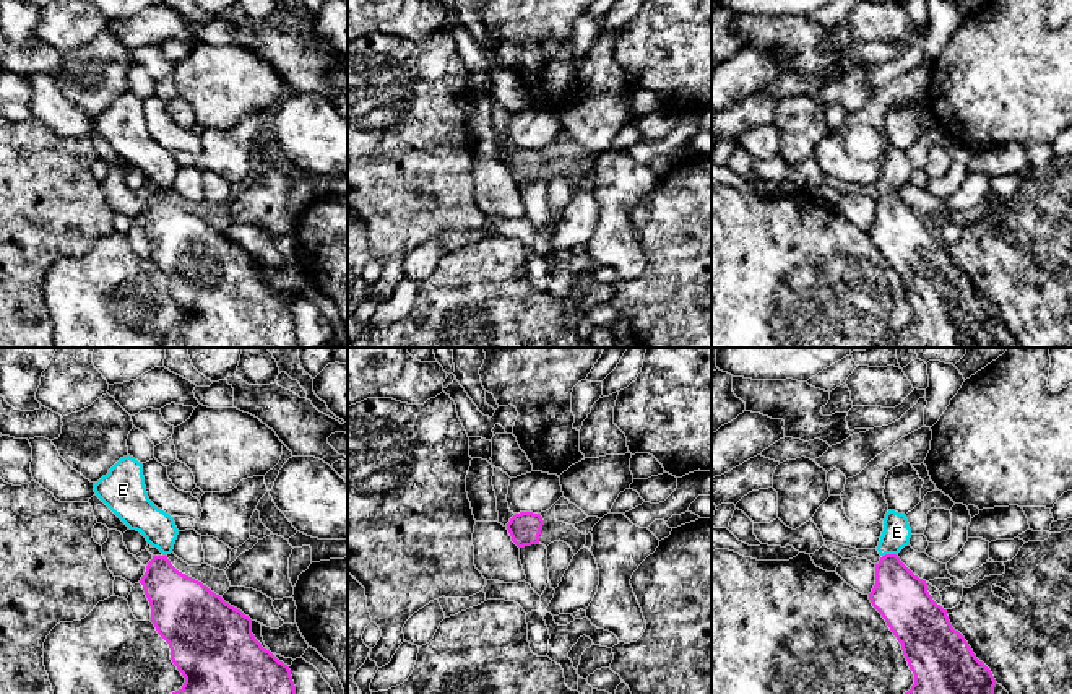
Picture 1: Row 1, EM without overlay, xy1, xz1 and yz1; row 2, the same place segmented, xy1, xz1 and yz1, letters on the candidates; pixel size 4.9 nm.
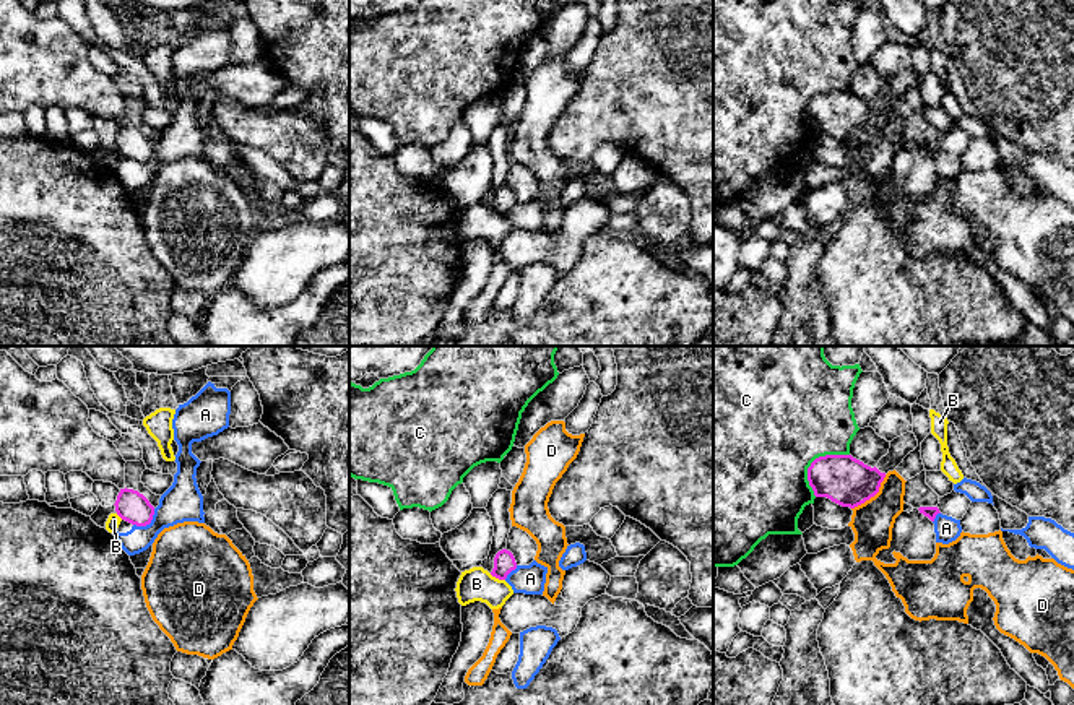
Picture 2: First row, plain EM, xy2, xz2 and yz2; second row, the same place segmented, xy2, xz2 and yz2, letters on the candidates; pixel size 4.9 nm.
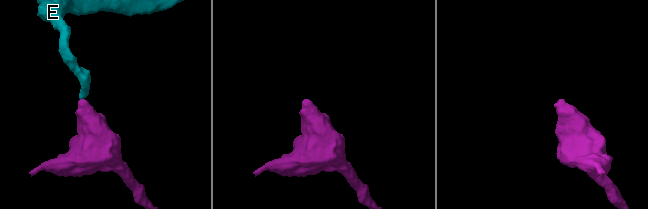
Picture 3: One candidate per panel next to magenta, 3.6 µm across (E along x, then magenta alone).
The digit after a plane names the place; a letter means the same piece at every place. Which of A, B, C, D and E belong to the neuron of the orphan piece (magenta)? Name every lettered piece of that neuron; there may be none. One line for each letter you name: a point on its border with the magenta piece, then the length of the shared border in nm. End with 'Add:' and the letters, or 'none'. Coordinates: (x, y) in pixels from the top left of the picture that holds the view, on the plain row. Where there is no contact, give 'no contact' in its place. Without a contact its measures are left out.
E: meets magenta in yz1 at (889, 190); contact 70 nm long
Add: E

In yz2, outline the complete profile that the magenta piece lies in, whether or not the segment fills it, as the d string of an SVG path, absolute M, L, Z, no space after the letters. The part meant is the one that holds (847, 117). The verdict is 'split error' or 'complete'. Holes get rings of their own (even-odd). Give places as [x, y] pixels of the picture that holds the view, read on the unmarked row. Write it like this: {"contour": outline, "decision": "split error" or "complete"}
{"contour": "M825 91L808 104L808 117L816 133L855 145L879 128L886 109L851 91Z", "decision": "complete"}

